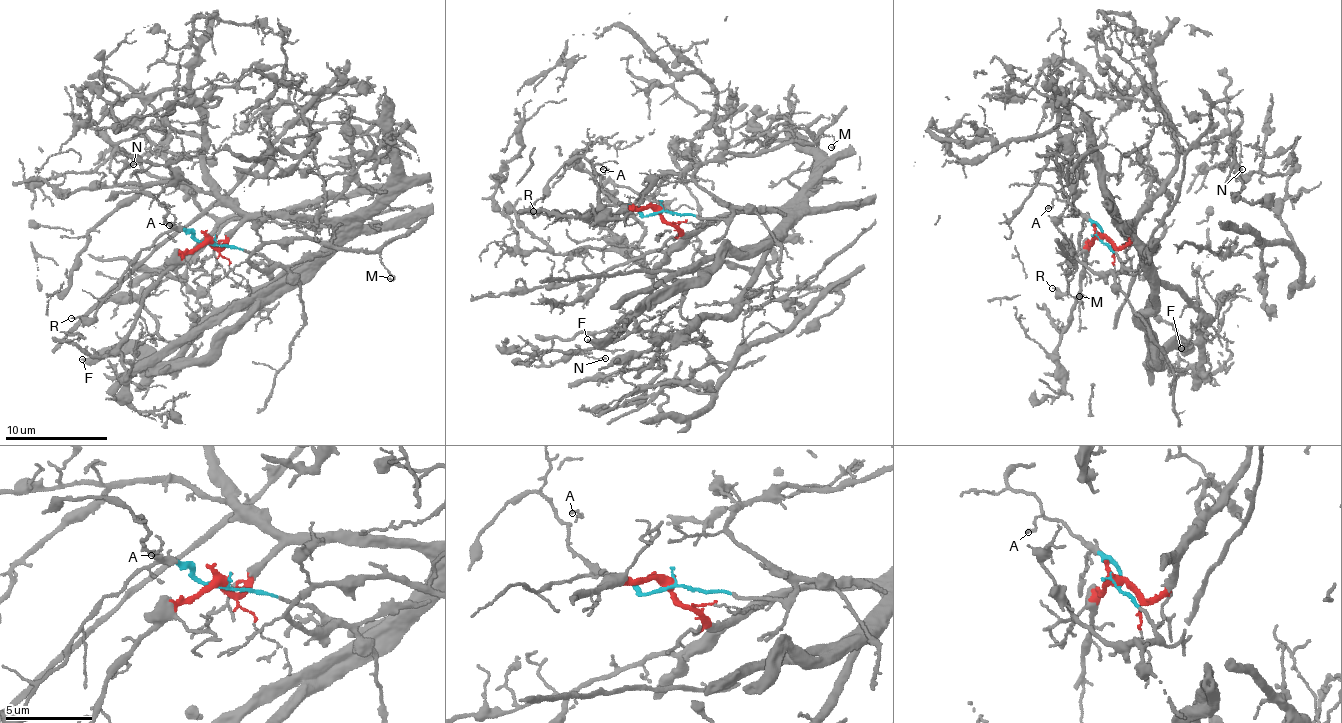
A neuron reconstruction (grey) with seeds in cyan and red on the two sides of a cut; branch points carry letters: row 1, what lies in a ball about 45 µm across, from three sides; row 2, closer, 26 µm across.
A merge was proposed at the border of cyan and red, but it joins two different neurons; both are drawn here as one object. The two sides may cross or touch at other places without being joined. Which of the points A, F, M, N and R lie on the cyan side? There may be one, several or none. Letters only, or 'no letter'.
A, M, R

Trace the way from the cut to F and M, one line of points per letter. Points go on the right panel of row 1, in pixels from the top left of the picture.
F: (1101, 238), (1120, 248), (1134, 226), (1126, 228), (1137, 234), (1151, 279), (1146, 346), (1155, 356), (1180, 349)
M: (1101, 238), (1118, 258), (1119, 270), (1092, 270), (1066, 239), (1072, 243), (1070, 294), (1079, 296)

